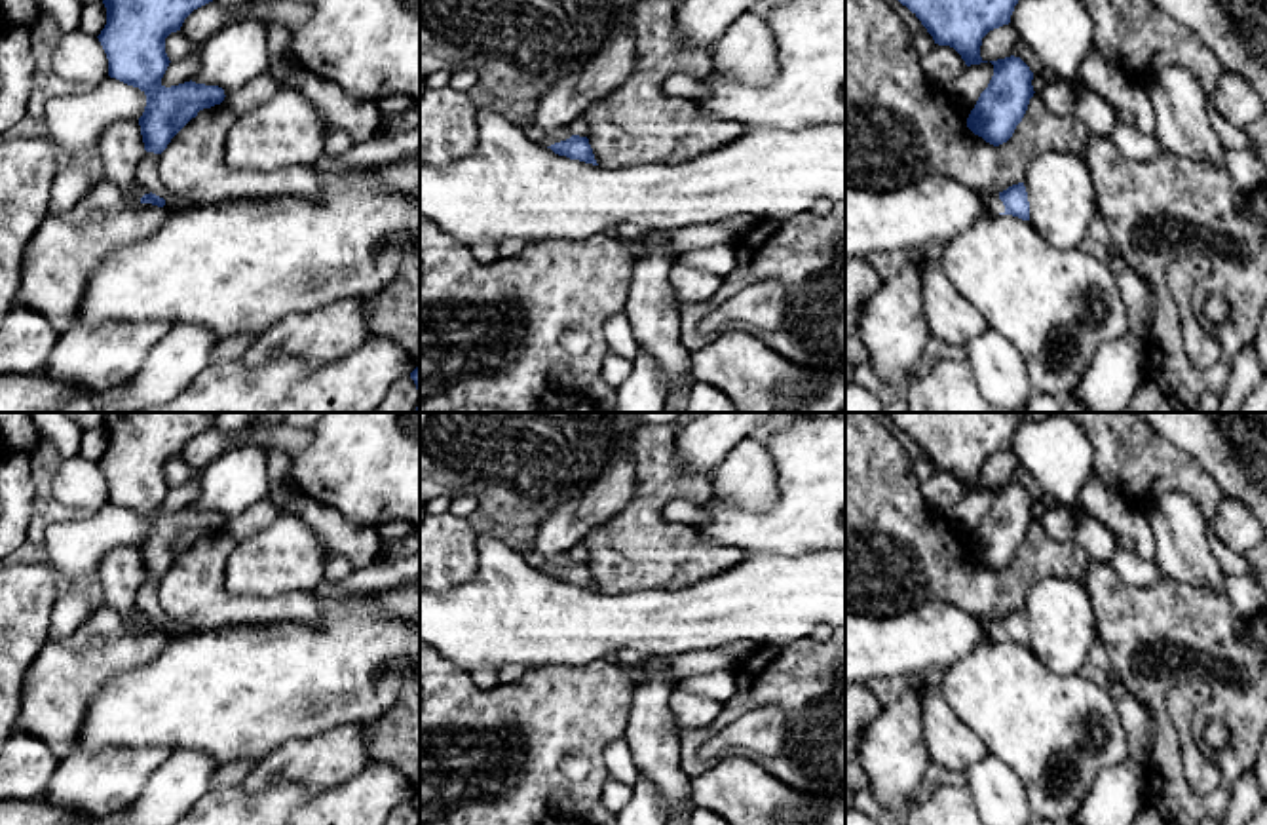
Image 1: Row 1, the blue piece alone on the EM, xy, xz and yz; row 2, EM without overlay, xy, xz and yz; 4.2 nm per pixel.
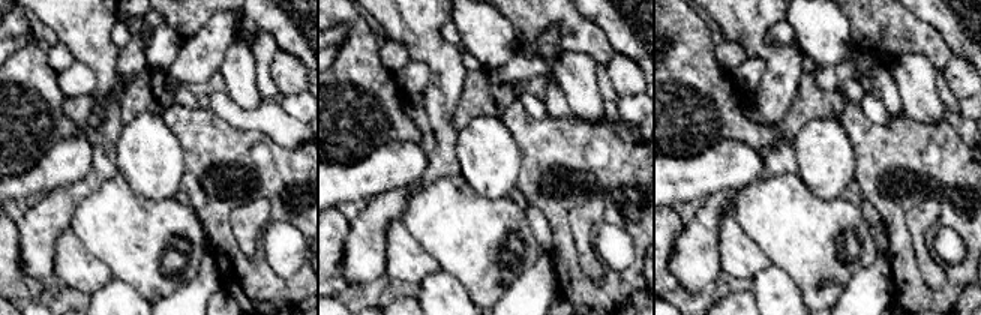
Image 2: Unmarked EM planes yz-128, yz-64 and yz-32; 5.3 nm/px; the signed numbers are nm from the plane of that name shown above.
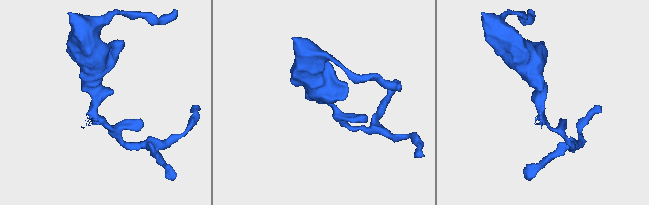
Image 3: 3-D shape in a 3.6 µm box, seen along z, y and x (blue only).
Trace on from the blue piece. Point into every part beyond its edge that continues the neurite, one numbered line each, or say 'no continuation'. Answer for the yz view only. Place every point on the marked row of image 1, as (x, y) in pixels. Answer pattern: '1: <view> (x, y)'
1: yz (994, 206)

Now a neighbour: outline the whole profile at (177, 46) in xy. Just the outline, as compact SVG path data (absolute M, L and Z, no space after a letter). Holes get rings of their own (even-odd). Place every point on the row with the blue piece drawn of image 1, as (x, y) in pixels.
M182 30L171 32L165 38L165 53L167 53L167 57L169 57L171 63L188 59L196 51L198 51L198 44L194 44L192 40L188 40Z

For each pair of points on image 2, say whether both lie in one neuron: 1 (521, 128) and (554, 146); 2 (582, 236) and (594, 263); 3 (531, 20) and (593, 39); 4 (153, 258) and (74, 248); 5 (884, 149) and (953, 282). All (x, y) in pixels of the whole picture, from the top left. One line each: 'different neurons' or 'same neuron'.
1: same neuron
2: same neuron
3: same neuron
4: different neurons
5: same neuron

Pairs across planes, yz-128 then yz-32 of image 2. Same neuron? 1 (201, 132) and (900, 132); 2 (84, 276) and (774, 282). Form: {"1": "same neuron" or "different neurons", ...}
{"1": "same neuron", "2": "different neurons"}

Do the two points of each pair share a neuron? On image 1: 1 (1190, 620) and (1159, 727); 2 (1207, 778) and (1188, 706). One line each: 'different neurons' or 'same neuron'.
1: same neuron
2: same neuron

